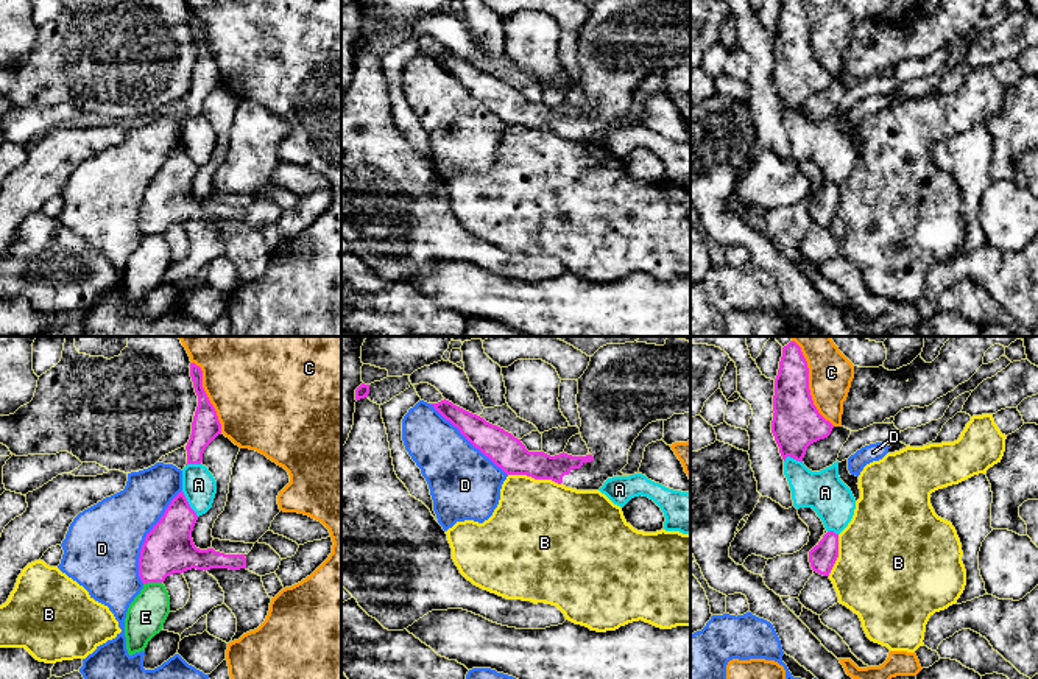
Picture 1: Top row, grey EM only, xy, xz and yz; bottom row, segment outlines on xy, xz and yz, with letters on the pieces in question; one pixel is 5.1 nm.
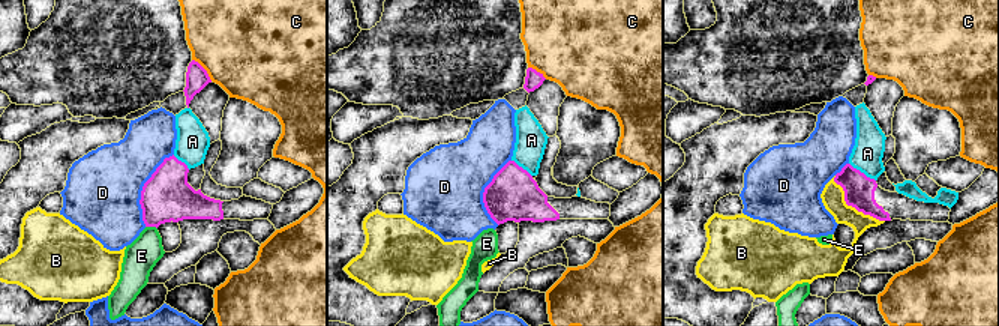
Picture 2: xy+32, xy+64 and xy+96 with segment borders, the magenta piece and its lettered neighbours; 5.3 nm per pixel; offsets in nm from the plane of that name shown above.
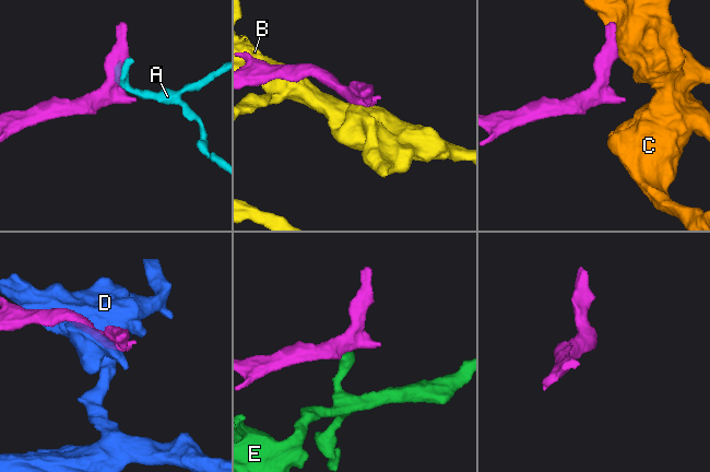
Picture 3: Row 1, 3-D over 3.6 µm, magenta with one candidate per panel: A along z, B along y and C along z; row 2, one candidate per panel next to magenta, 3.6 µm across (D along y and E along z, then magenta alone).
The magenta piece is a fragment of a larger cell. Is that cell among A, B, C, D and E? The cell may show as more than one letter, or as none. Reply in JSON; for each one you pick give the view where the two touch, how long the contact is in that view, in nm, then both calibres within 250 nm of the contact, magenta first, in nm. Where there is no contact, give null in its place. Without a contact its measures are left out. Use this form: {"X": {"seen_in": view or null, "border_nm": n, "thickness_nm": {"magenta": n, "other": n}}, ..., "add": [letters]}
{"add": []}

